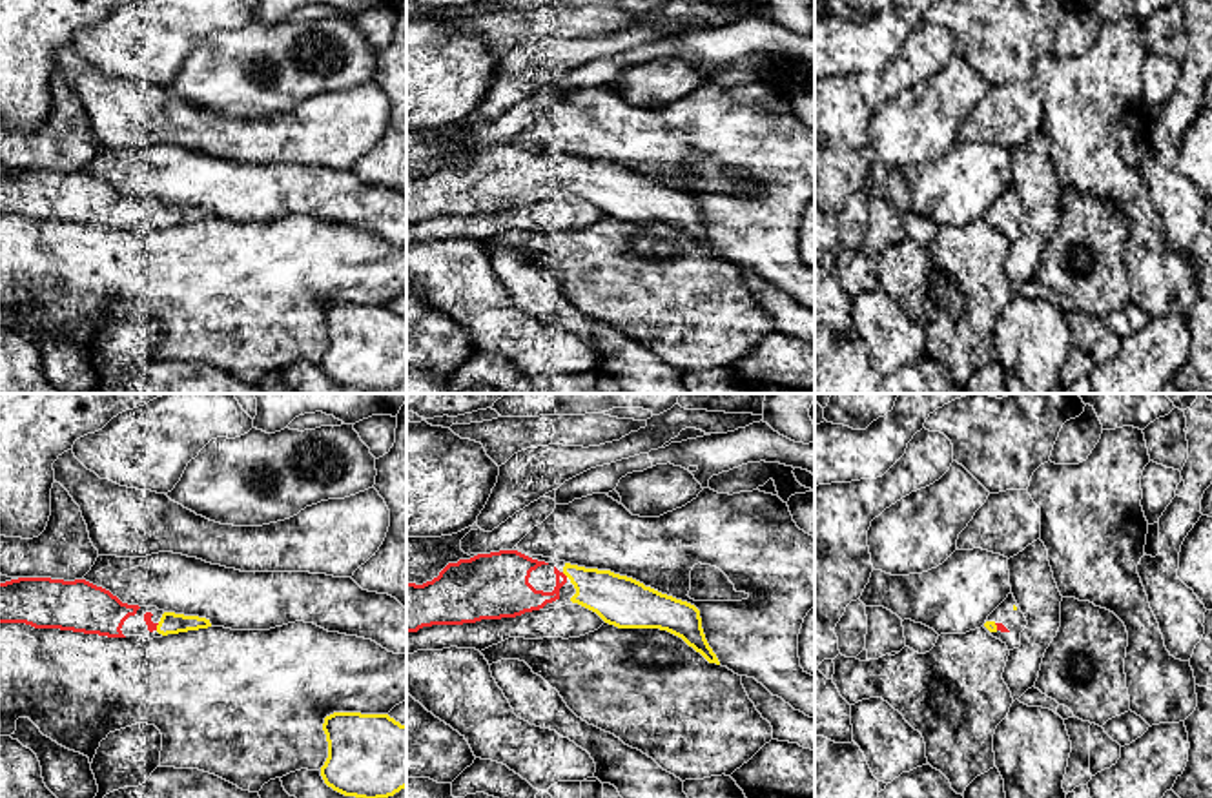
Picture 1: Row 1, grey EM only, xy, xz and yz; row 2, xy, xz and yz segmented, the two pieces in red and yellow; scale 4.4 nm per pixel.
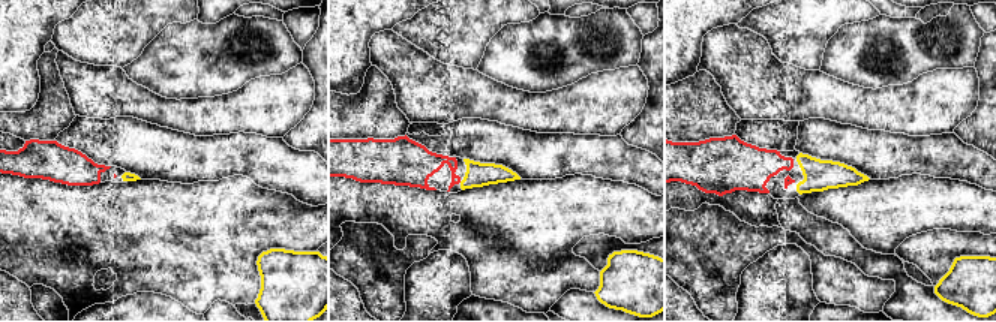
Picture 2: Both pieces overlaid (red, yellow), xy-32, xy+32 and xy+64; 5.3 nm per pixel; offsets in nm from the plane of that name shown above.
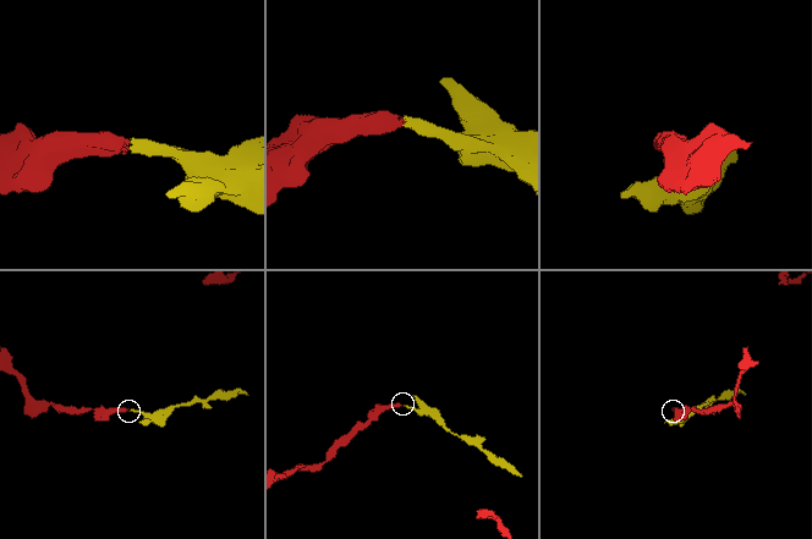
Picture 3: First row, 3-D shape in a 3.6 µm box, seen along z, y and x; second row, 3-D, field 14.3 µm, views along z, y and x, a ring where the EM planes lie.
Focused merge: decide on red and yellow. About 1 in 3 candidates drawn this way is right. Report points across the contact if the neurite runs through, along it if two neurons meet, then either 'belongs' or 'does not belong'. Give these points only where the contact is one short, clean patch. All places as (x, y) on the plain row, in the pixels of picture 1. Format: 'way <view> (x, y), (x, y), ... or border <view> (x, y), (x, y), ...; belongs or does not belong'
belongs

